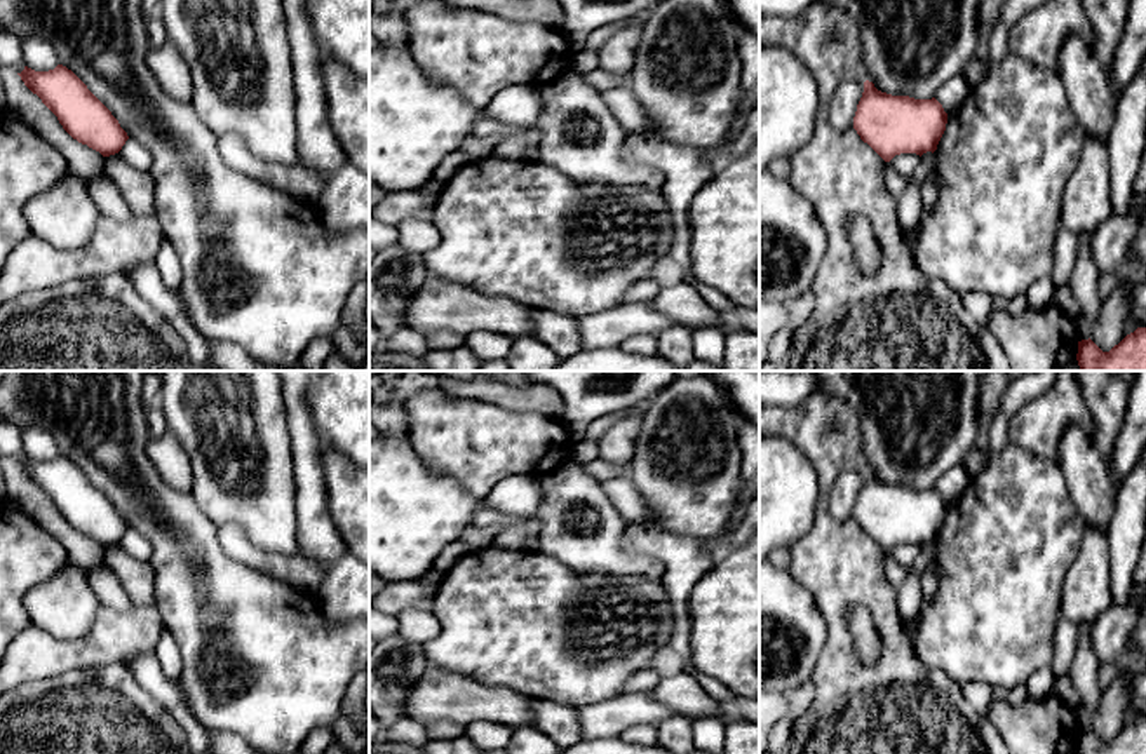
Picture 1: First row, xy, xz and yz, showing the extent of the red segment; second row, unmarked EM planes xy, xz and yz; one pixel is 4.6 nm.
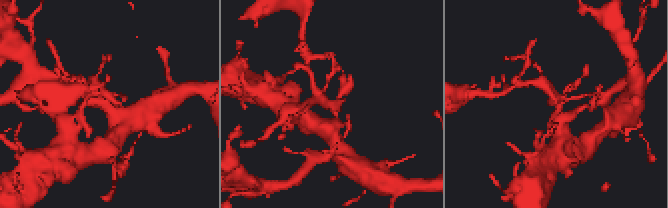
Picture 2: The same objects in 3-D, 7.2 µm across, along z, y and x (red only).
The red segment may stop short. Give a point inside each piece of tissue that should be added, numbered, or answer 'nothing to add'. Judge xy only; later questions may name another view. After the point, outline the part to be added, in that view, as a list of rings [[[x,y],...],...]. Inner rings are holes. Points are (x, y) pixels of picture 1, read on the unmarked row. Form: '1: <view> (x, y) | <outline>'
nothing to add

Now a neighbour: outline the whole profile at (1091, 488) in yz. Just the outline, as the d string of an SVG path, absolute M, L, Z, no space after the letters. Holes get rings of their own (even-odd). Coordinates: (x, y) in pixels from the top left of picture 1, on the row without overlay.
M1069 427L1059 442L1057 465L1069 488L1071 502L1087 526L1106 529L1116 507L1116 491L1106 461L1080 427Z

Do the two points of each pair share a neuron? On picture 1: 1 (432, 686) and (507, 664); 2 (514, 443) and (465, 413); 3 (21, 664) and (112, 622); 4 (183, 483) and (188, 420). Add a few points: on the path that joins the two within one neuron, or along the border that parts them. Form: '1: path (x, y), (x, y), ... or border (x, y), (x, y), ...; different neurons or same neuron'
1: border (431, 664), (493, 686), (507, 686); different neurons
2: path (502, 443), (495, 443), (478, 425); same neuron
3: path (44, 657), (80, 653), (89, 645); same neuron
4: border (168, 429), (188, 458), (192, 472), (190, 493); different neurons

